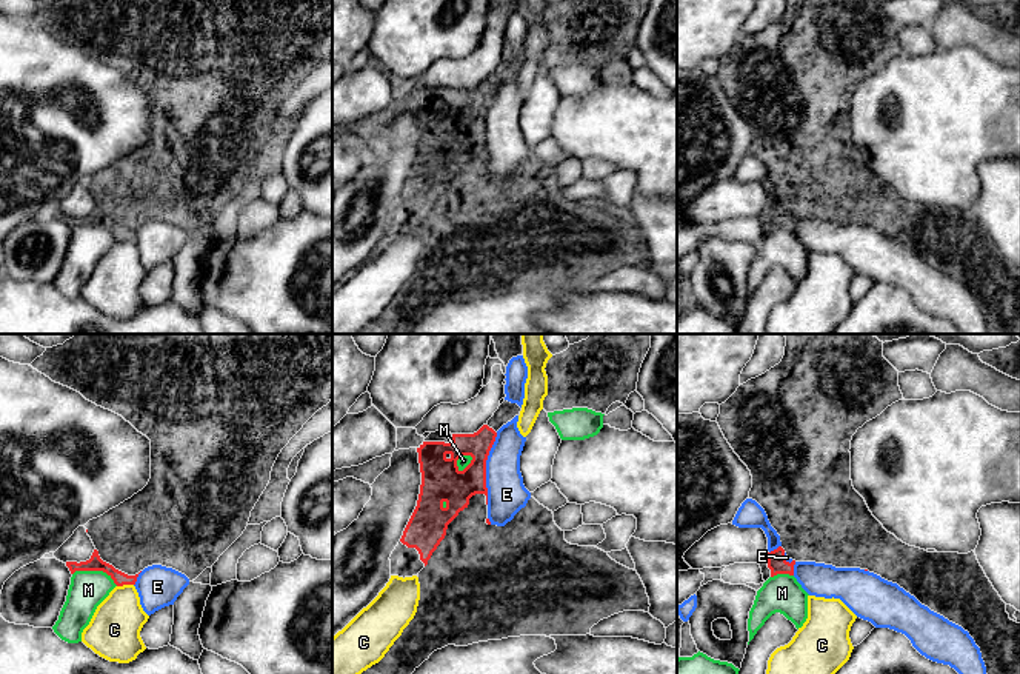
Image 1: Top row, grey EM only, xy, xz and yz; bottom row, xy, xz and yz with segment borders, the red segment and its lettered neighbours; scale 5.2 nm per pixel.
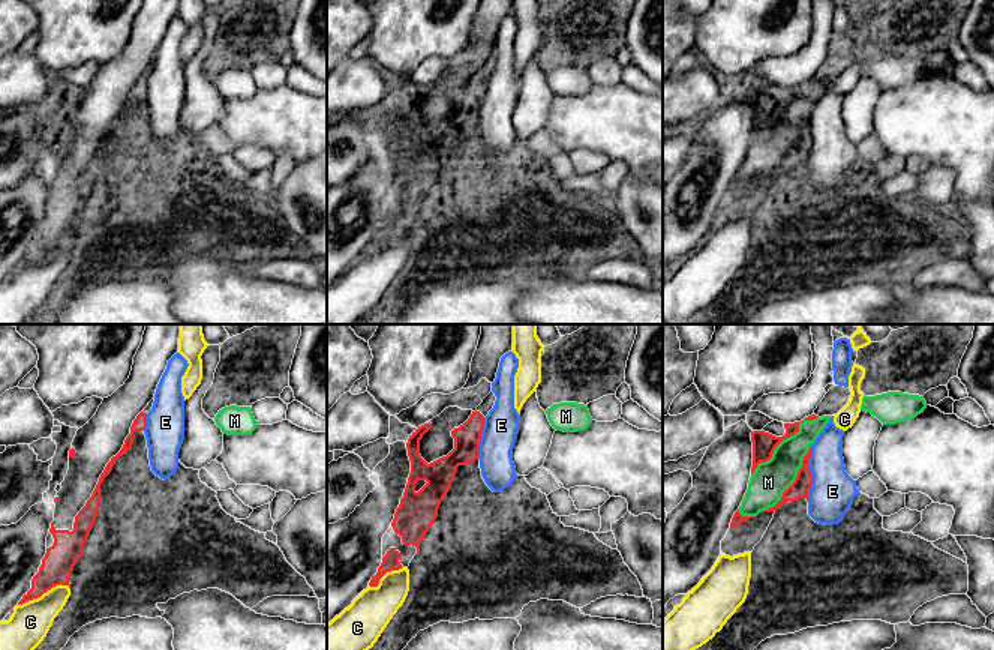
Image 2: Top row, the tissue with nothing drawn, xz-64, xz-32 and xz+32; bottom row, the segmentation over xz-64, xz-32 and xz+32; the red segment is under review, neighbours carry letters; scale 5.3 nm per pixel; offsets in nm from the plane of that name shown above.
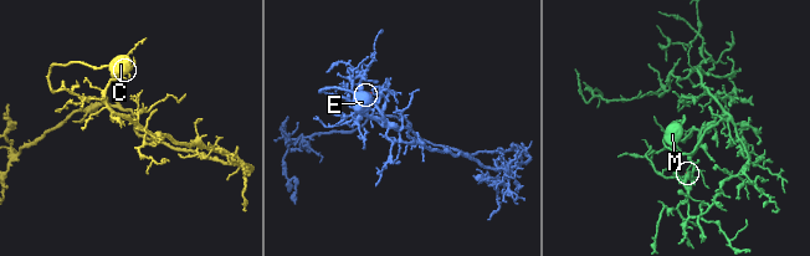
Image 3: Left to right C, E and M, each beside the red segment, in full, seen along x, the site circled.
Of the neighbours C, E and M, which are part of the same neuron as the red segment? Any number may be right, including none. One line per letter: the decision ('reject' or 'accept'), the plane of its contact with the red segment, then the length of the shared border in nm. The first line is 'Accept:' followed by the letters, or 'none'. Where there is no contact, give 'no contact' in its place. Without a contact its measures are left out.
Accept: none
C: reject; meets red in xy; contact 90 nm long
E: reject; meets red in xz; contact 380 nm long
M: reject; meets red in xy; contact 240 nm long

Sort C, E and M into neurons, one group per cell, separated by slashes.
C / E / M

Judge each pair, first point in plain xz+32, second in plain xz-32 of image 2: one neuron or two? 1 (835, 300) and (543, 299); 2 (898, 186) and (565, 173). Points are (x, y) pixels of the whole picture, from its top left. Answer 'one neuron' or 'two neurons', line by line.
1: two neurons
2: two neurons

